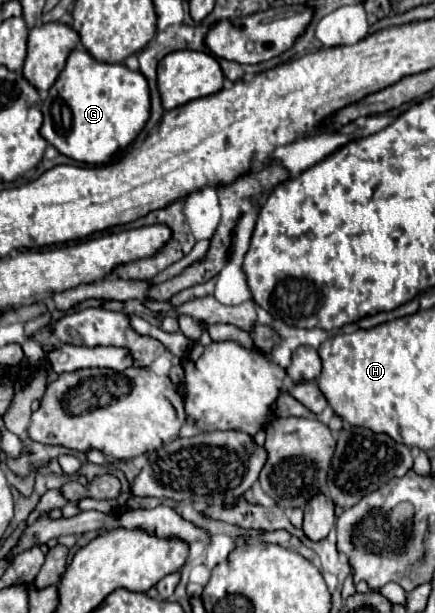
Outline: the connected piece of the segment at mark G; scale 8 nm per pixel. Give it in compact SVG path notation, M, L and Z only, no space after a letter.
M75 49L67 57L67 65L49 89L47 99L41 105L43 124L41 135L63 155L89 165L105 165L109 163L115 153L129 147L129 143L143 131L147 119L149 119L151 99L149 99L149 87L147 79L139 71L131 71L129 67L117 63L97 63L85 49Z

